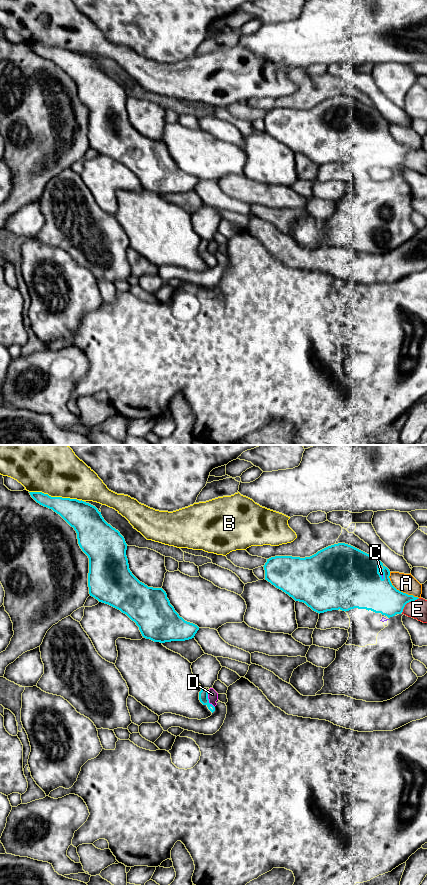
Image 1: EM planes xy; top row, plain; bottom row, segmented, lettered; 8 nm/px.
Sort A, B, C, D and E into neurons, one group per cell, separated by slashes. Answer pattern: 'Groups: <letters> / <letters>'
Groups: A / B / C E / D

